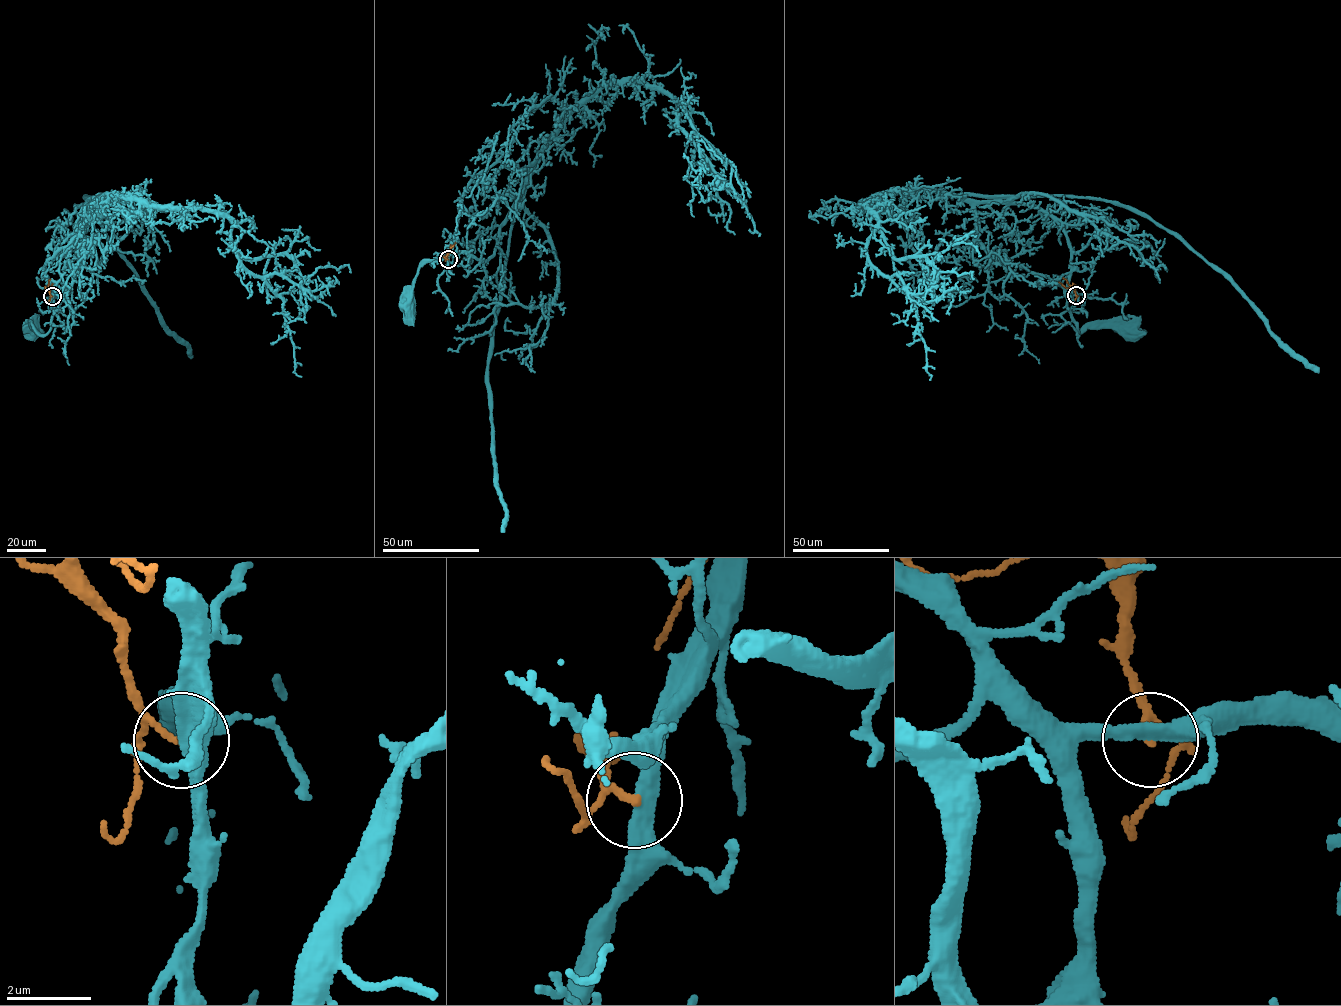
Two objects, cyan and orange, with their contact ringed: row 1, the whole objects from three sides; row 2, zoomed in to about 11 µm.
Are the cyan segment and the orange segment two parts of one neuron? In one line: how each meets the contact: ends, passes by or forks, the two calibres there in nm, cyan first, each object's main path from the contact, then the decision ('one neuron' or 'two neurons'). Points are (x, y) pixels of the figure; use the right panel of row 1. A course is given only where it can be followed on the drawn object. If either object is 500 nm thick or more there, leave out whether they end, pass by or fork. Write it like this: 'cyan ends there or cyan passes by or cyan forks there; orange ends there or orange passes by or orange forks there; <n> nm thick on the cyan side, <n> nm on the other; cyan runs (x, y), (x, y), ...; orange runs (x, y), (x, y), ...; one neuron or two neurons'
cyan passes by; orange passes by; 360 nm thick on the cyan side, 110 nm on the other; cyan runs (1076, 295), (973, 242), (976, 205), (1030, 203), (1046, 212), (1070, 251), (1065, 293), (1078, 333), (1127, 330); orange runs (1076, 295), (1073, 287), (1066, 288), (1058, 282); two neurons

